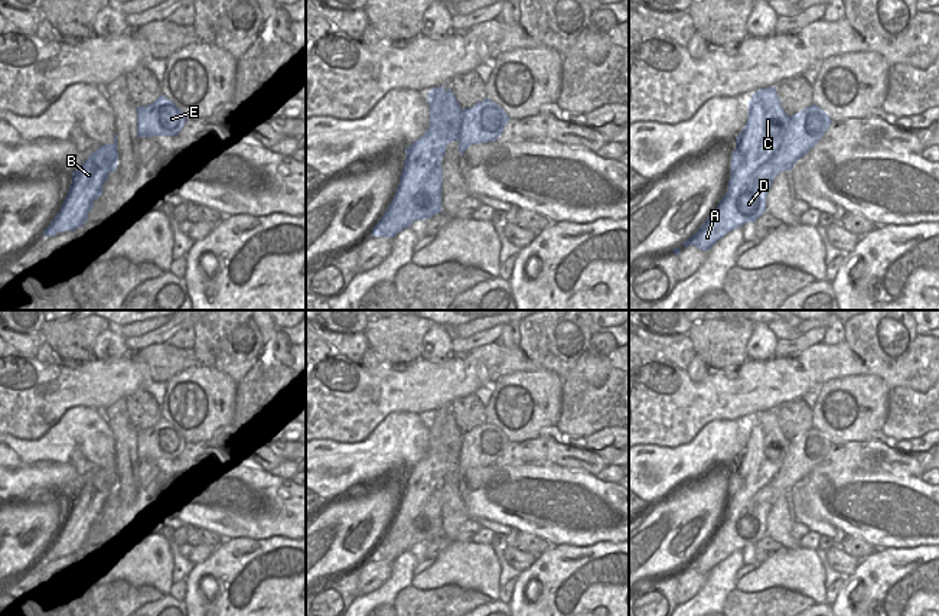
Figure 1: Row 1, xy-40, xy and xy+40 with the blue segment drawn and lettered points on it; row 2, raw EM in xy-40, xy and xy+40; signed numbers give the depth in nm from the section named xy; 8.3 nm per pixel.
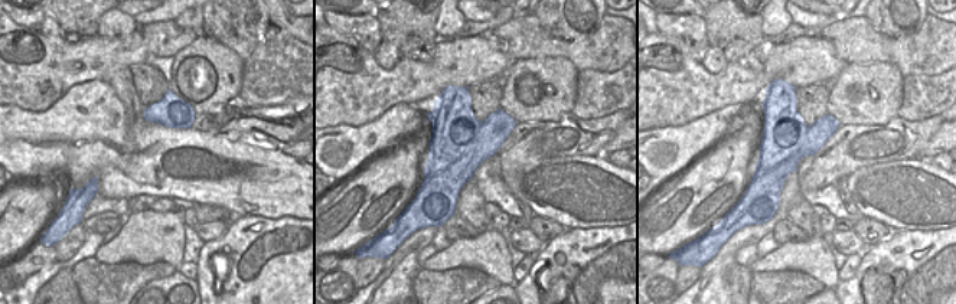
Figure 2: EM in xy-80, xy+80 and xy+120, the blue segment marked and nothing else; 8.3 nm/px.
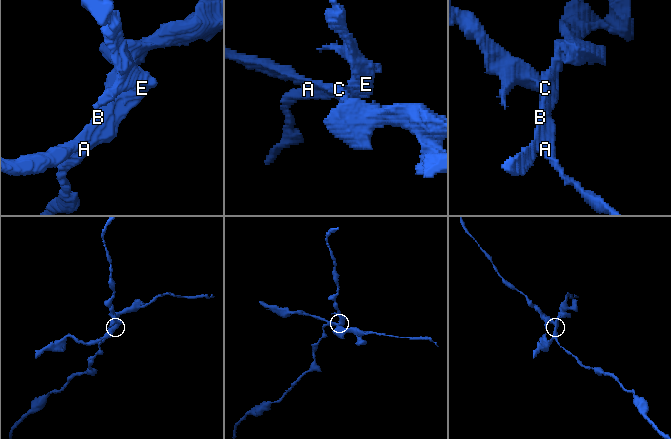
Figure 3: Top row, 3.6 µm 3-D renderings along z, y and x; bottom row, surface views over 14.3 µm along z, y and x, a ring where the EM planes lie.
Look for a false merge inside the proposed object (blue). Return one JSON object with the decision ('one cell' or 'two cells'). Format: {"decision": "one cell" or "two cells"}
{"decision": "two cells"}

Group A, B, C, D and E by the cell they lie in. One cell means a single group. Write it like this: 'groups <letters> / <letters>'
groups A D E / B C

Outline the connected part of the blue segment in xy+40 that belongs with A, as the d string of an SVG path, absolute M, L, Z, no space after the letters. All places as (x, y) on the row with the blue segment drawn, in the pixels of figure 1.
M815 104L793 114L779 151L760 166L728 202L721 199L700 229L682 245L685 248L695 245L708 251L730 231L762 216L766 212L766 196L775 177L782 172L792 170L793 164L815 147L831 123L829 115Z

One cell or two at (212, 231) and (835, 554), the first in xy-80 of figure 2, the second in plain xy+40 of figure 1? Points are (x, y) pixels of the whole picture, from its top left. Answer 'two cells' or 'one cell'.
one cell

